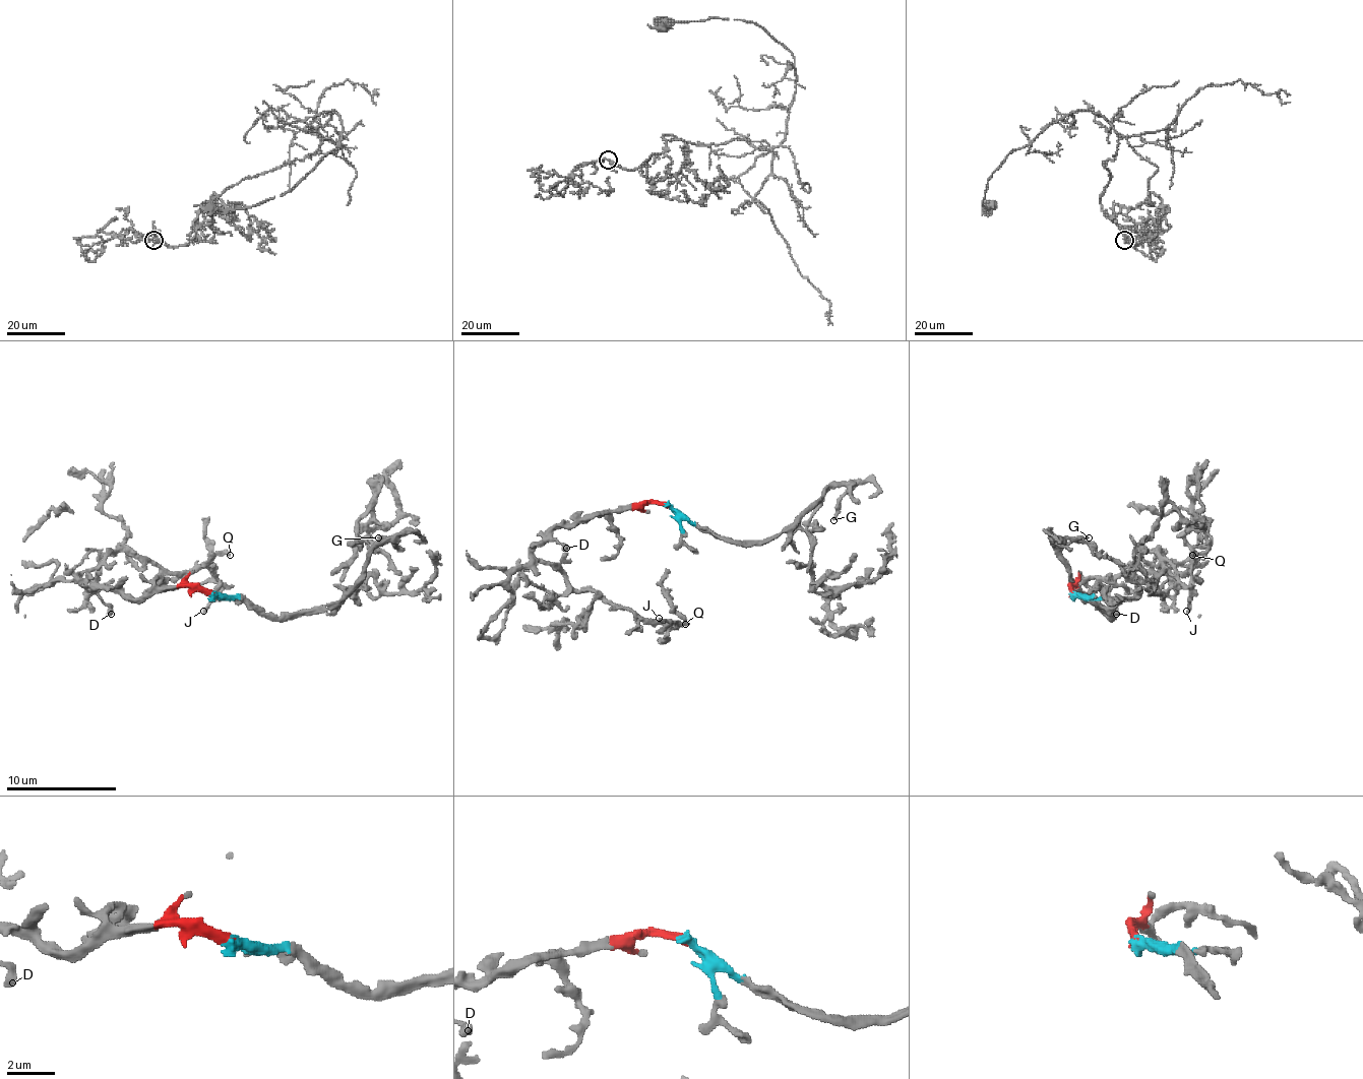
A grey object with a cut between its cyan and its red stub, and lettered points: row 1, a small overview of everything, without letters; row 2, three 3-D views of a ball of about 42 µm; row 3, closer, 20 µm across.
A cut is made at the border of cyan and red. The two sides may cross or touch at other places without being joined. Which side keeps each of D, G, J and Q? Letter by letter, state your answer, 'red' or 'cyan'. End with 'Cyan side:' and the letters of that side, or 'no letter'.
D: red
G: cyan
J: red
Q: red
Cyan side: G

